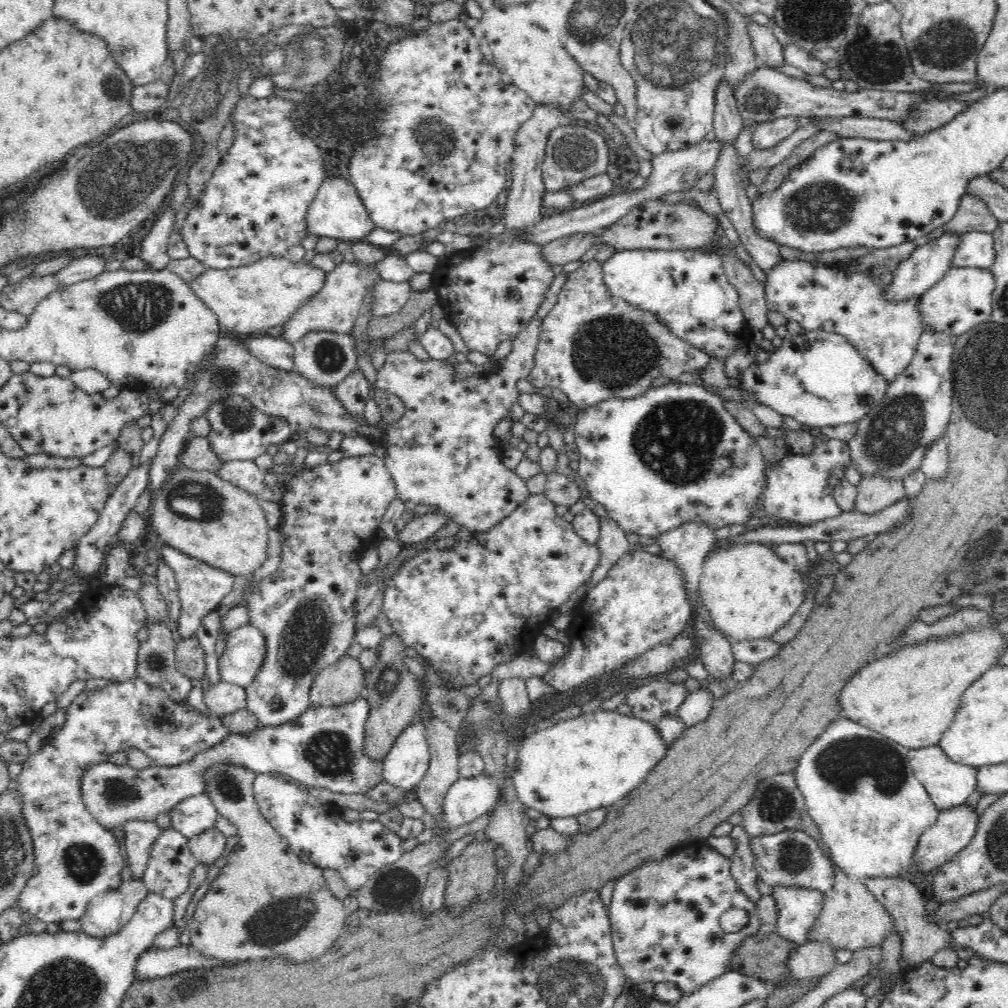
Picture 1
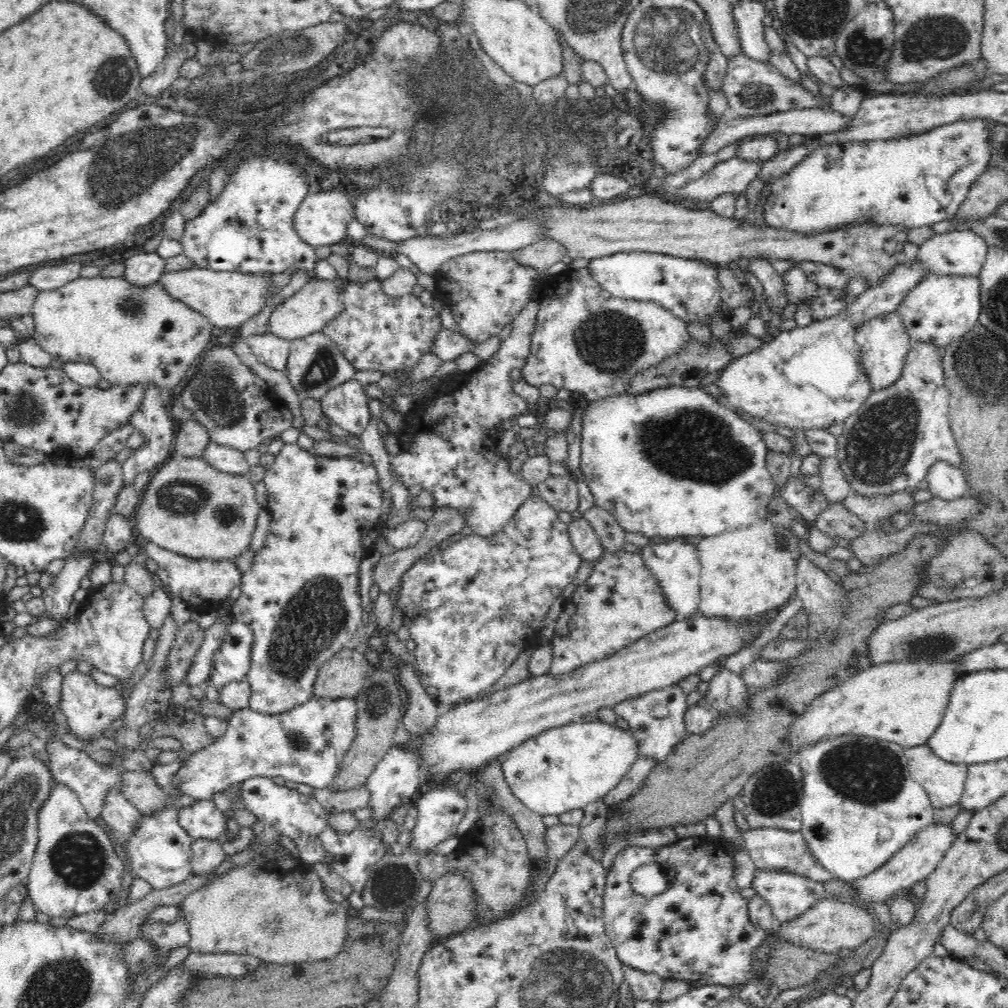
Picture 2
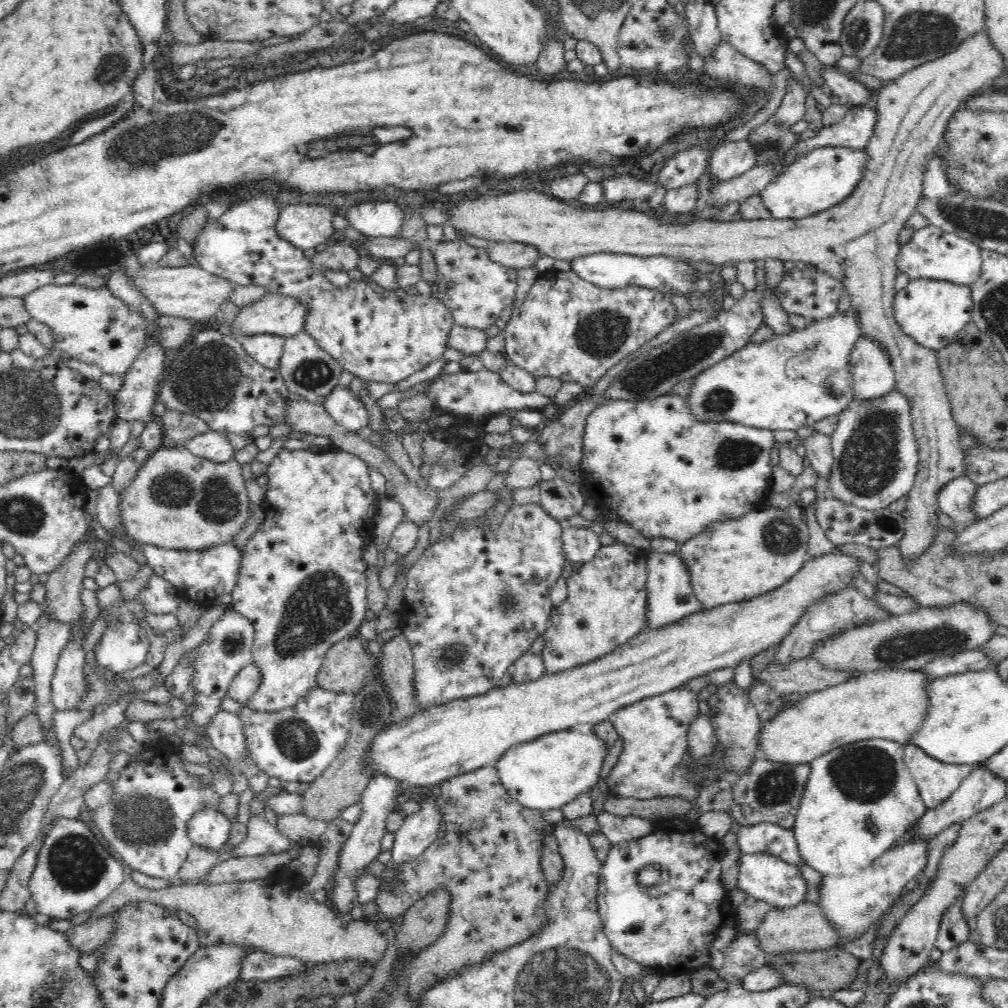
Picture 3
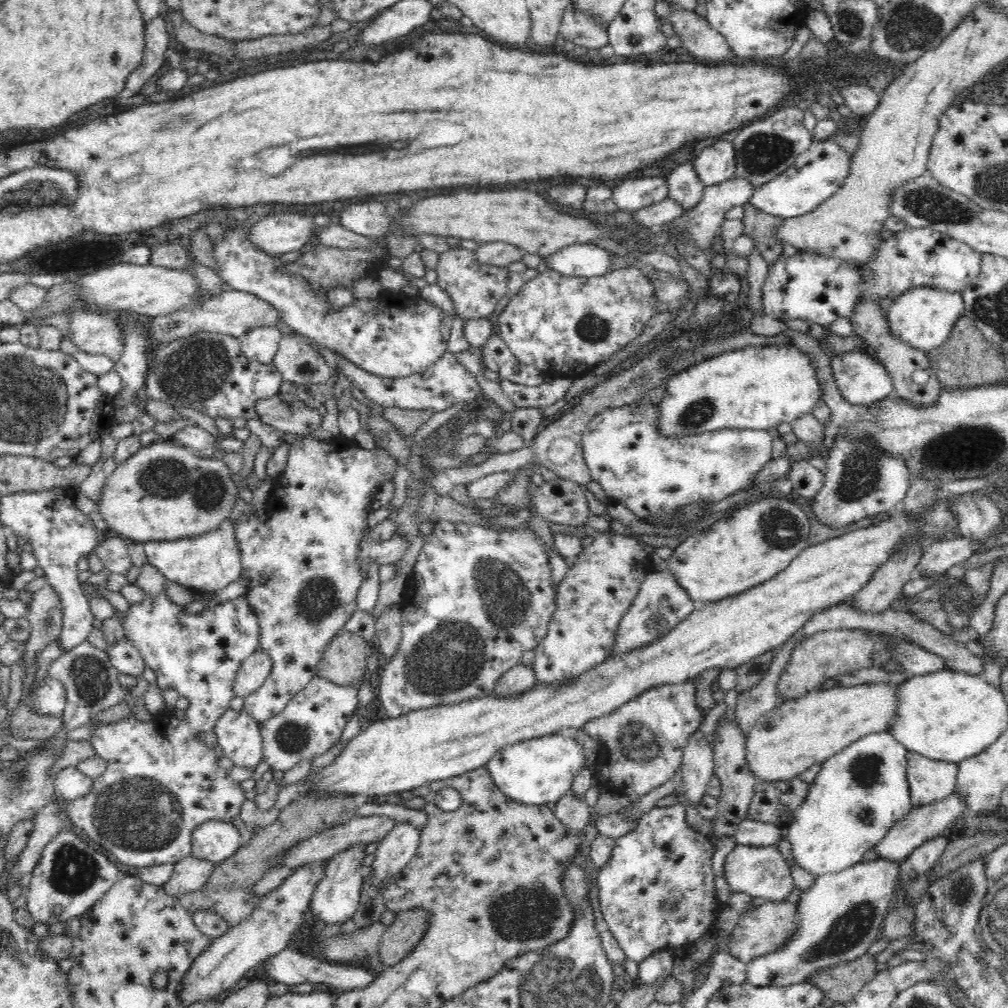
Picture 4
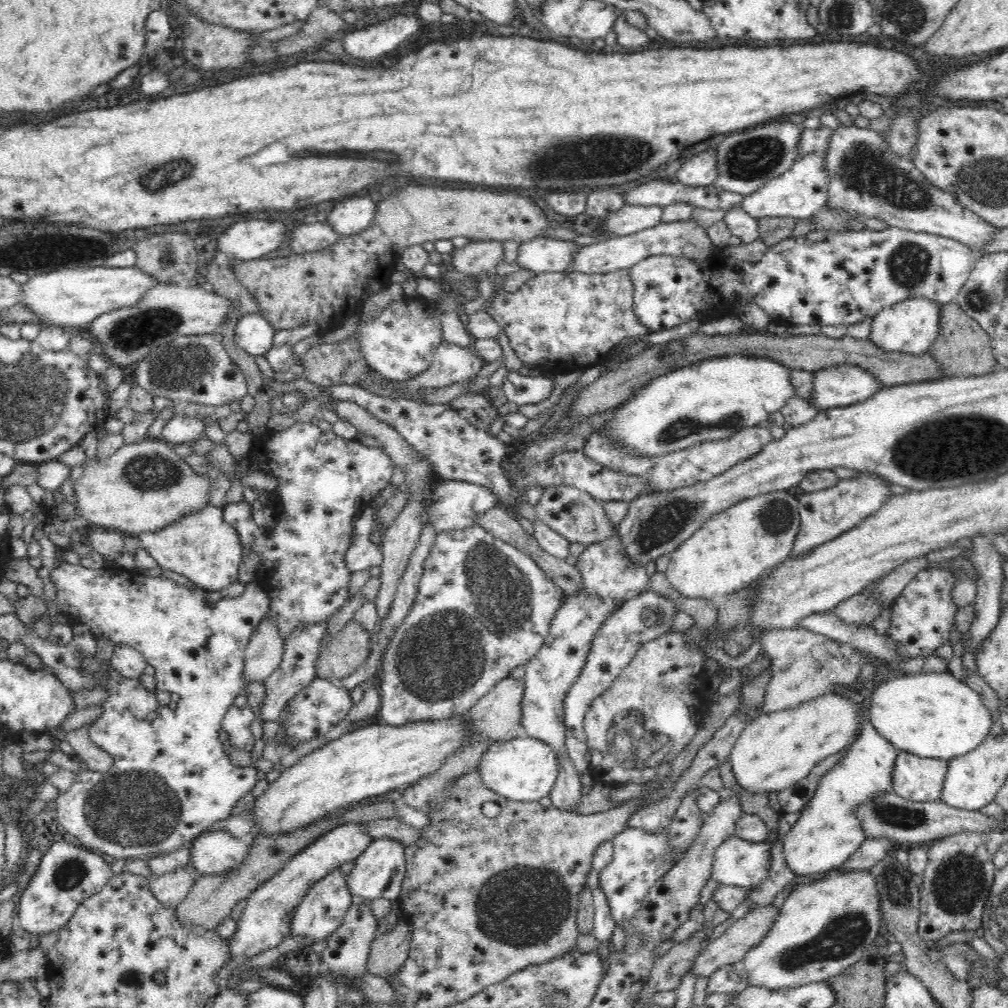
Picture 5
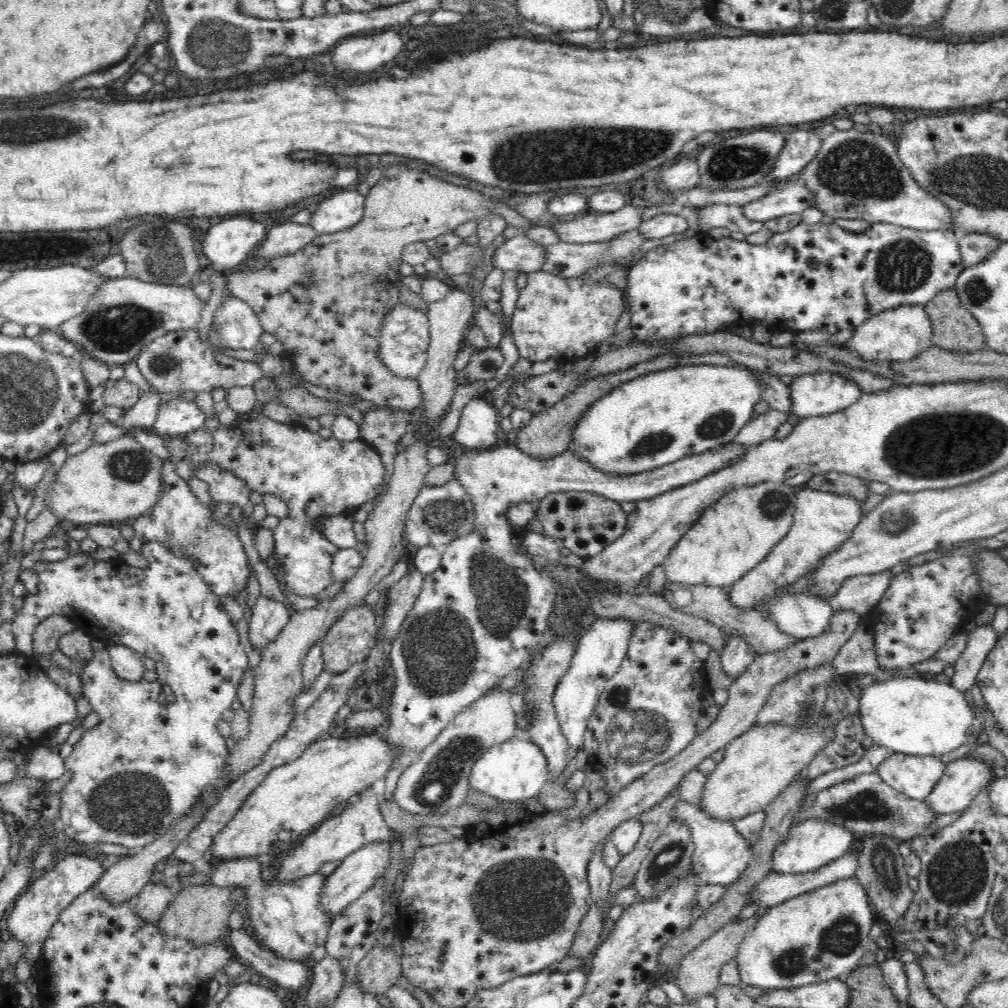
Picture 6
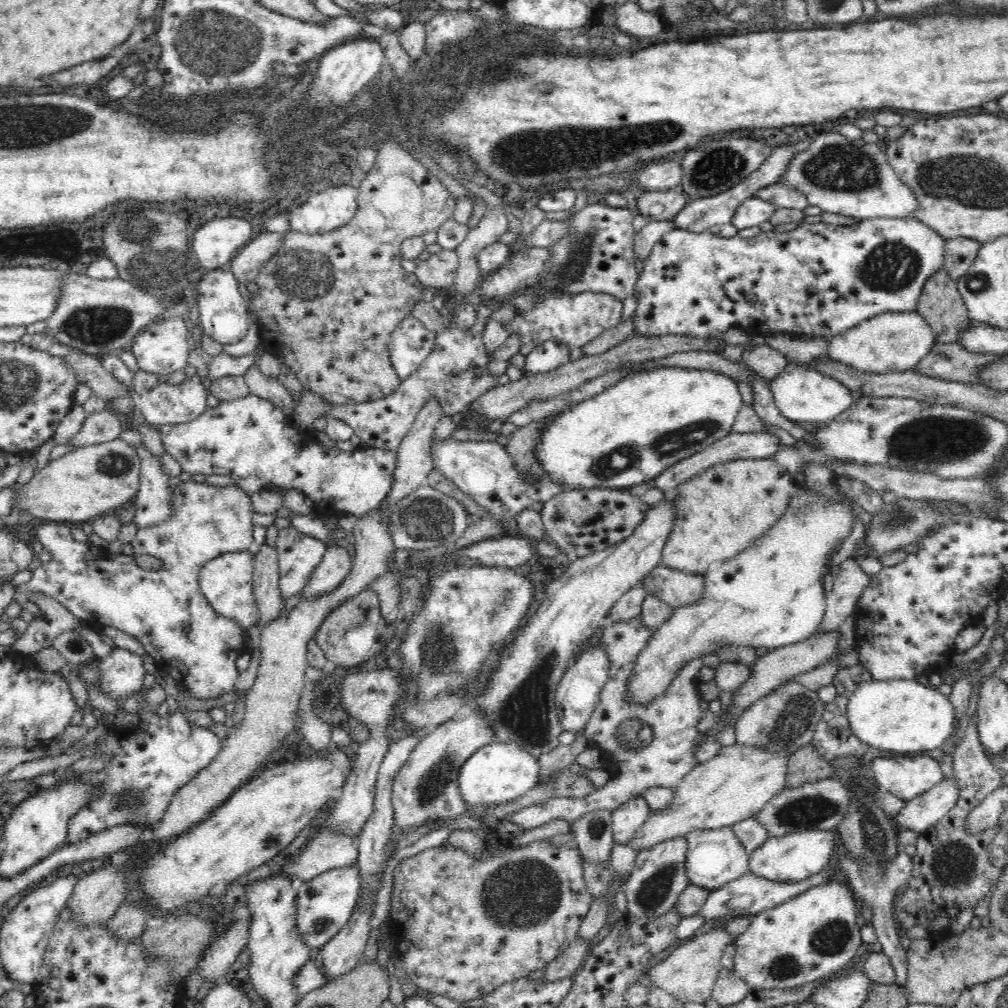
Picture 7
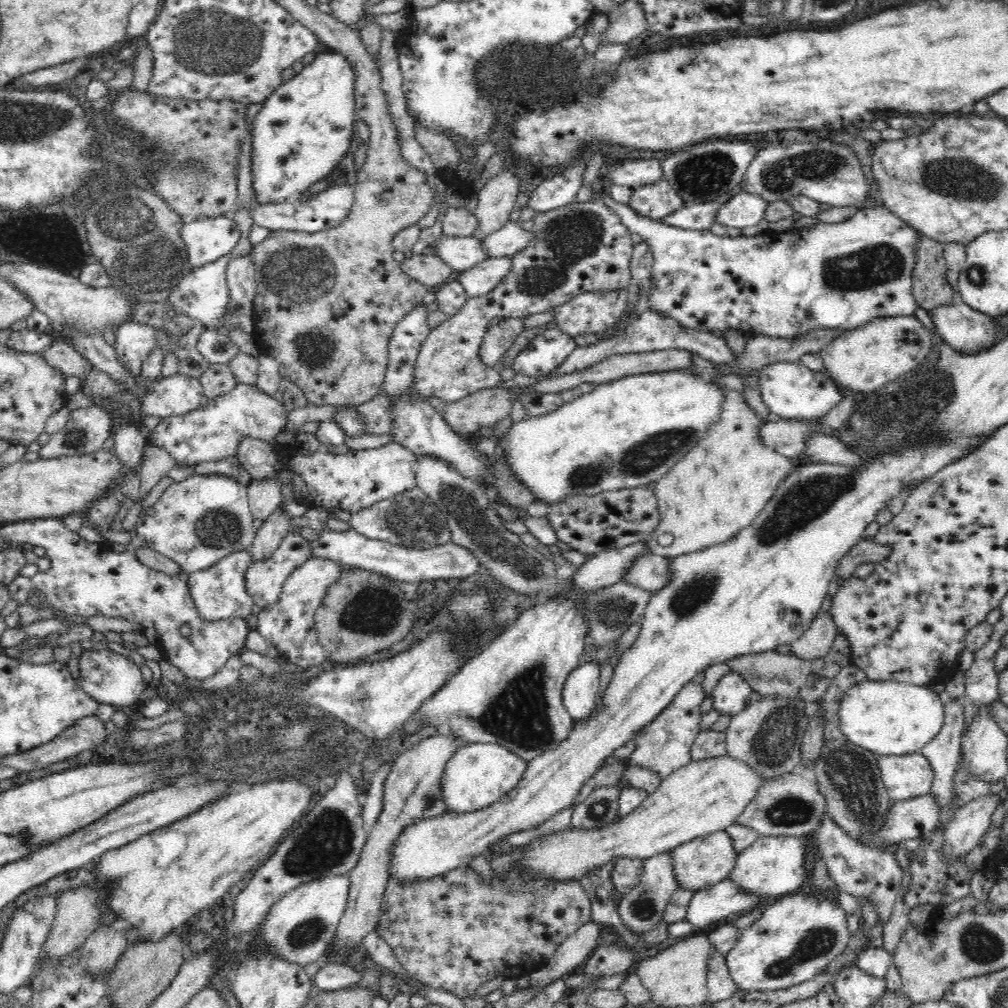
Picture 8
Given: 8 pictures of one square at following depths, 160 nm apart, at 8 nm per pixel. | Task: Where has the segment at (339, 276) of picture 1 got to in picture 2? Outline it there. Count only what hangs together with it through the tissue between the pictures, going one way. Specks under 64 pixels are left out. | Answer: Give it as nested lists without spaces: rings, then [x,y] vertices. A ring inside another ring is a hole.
[[[310,279],[299,291],[288,297],[273,310],[268,325],[268,333],[290,342],[321,332],[326,325],[340,316],[342,299],[340,288],[346,279]]]

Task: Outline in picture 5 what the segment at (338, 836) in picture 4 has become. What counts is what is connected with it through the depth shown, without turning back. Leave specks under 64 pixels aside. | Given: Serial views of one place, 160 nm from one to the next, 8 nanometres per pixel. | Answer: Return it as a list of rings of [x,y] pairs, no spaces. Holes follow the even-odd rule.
[[[380,818],[365,824],[366,833],[372,837],[372,840],[390,838],[398,840],[403,846],[407,847],[420,839],[421,830],[416,830],[397,818]]]

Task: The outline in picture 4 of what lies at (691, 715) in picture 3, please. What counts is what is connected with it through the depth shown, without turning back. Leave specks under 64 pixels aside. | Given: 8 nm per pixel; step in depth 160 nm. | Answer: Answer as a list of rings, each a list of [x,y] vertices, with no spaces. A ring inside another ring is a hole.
[[[660,684],[634,696],[618,710],[584,724],[586,732],[599,742],[594,777],[601,782],[601,790],[642,797],[670,780],[672,768],[681,764],[690,735],[703,720],[704,710],[696,704],[694,686],[692,690],[673,696],[670,685]]]

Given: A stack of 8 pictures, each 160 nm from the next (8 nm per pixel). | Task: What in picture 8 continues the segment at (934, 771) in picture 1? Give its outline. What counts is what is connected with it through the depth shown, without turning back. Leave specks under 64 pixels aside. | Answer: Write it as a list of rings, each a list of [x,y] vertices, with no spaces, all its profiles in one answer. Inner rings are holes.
[[[920,752],[908,755],[879,755],[877,763],[892,802],[930,793],[934,769]]]

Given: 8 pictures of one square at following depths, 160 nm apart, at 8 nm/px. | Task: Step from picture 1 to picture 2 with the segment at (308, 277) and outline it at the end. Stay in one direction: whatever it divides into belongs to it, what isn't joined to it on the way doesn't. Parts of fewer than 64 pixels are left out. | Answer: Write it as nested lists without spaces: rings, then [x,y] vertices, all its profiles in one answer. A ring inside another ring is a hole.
[[[190,268],[178,272],[164,272],[158,283],[166,287],[170,297],[182,301],[187,307],[199,312],[216,328],[240,330],[244,322],[254,318],[271,298],[268,288],[273,273],[251,275],[234,271],[217,271]]]

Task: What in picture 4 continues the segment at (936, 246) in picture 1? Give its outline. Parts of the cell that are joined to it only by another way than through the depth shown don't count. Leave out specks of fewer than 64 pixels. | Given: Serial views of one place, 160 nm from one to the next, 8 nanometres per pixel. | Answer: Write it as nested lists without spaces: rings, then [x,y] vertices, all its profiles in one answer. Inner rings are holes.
[[[770,344],[770,346],[746,346],[710,357],[688,367],[669,380],[667,394],[658,404],[660,435],[697,435],[722,429],[768,430],[784,422],[791,424],[813,412],[823,400],[823,393],[808,355],[792,344]]]

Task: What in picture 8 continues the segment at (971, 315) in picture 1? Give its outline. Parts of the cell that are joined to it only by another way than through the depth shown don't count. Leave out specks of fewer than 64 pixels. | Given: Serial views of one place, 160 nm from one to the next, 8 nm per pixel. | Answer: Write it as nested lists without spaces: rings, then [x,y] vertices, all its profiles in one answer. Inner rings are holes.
[[[916,315],[878,317],[838,336],[820,353],[824,361],[824,372],[835,381],[845,394],[874,394],[885,384],[902,374],[914,371],[928,358],[932,348],[929,330],[924,328]]]

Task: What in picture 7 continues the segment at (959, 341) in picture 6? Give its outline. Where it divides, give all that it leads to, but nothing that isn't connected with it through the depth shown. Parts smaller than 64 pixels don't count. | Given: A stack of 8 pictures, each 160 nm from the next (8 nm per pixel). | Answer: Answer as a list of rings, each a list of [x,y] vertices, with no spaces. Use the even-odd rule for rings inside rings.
[[[944,267],[940,271],[934,272],[934,276],[930,276],[926,281],[916,310],[930,325],[936,343],[940,344],[958,343],[961,340],[959,337],[969,328],[971,322],[968,309],[957,289],[957,281],[948,274]]]

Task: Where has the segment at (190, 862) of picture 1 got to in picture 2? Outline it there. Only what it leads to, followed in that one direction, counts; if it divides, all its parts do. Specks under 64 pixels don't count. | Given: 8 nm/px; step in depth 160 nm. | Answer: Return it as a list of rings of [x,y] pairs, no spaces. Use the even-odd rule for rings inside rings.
[[[167,806],[164,810],[148,816],[141,813],[139,828],[131,840],[124,845],[132,867],[132,875],[148,882],[153,890],[177,886],[194,874],[190,865],[194,840],[180,827],[178,821],[180,810],[182,808]]]

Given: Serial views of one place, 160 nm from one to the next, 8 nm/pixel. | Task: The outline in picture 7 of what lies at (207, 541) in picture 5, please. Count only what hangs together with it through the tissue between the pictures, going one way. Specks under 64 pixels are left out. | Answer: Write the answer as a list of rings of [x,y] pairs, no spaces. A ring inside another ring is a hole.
[[[134,445],[142,462],[140,474],[140,490],[135,501],[135,517],[133,522],[140,528],[148,528],[154,524],[162,524],[174,516],[172,498],[174,491],[170,489],[169,476],[165,474],[159,458],[153,456],[144,445]],[[249,551],[225,552],[206,562],[198,576],[200,591],[215,612],[234,619],[244,630],[257,624],[258,607],[253,595],[254,555]]]

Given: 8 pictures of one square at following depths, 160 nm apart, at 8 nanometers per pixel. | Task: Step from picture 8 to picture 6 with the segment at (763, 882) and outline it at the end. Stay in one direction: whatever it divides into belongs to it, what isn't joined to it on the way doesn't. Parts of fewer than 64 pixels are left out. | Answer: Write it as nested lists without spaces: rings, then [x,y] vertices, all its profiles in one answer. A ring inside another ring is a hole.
[[[826,820],[794,822],[794,825],[789,829],[789,834],[774,850],[772,872],[802,875],[818,871],[820,868],[834,863],[844,854],[851,853],[855,849],[857,840],[858,837],[844,826],[828,823]]]

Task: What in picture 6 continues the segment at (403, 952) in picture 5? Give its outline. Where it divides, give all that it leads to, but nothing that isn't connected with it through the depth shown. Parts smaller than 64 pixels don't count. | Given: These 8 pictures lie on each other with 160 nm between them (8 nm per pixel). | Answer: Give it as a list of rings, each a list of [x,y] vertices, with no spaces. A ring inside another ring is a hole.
[[[377,943],[358,964],[360,987],[381,998],[387,988],[396,984],[396,978],[402,975],[401,958],[392,947]]]

